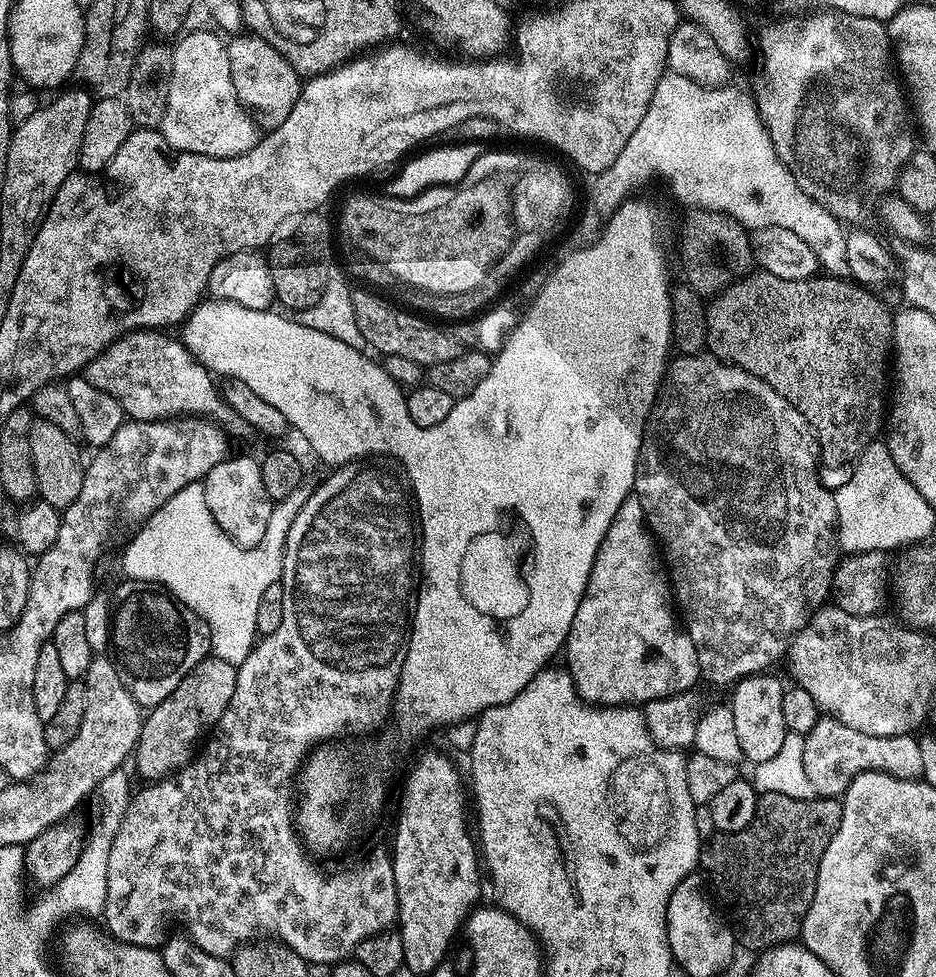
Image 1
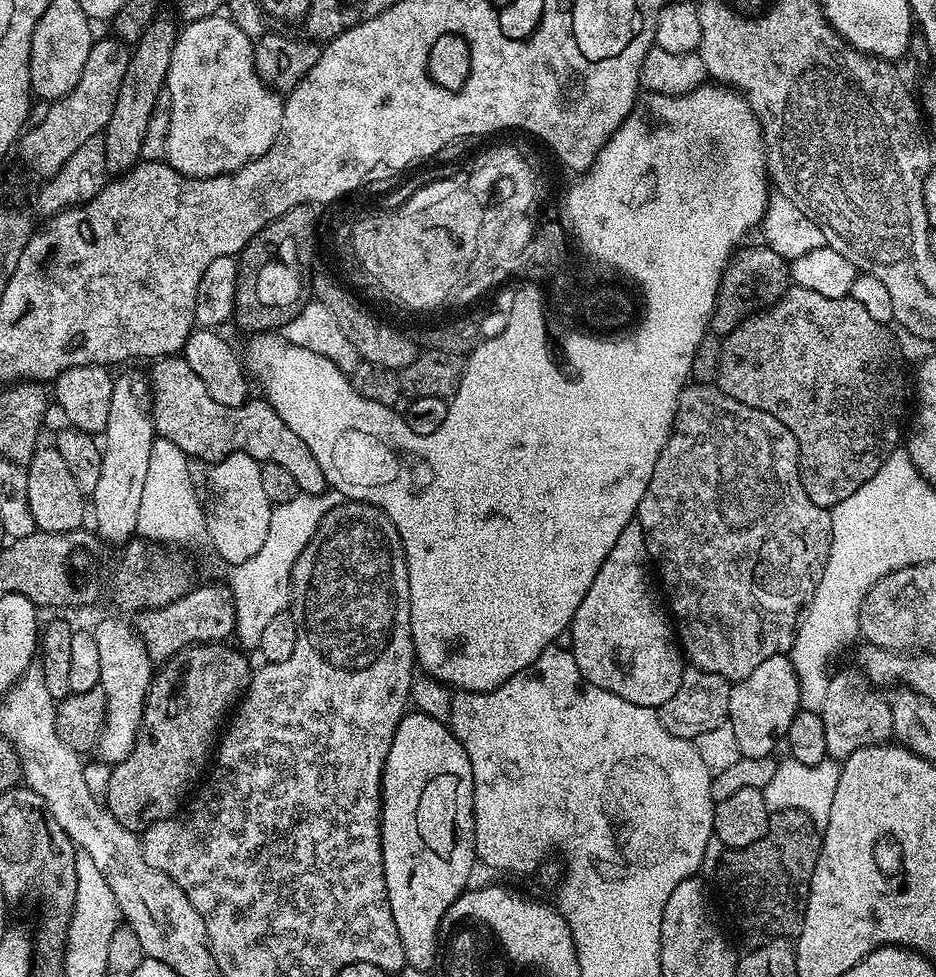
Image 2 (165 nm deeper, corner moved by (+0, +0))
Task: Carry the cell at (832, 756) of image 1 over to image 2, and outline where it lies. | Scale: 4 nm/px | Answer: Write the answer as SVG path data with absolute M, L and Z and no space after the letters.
M863 671L838 672L829 675L828 685L826 686L826 706L820 711L822 726L826 726L826 750L829 757L837 762L848 759L850 754L854 754L859 748L869 748L871 744L879 744L886 736L886 718L891 717L892 711L887 699L876 692L871 692L870 681Z

